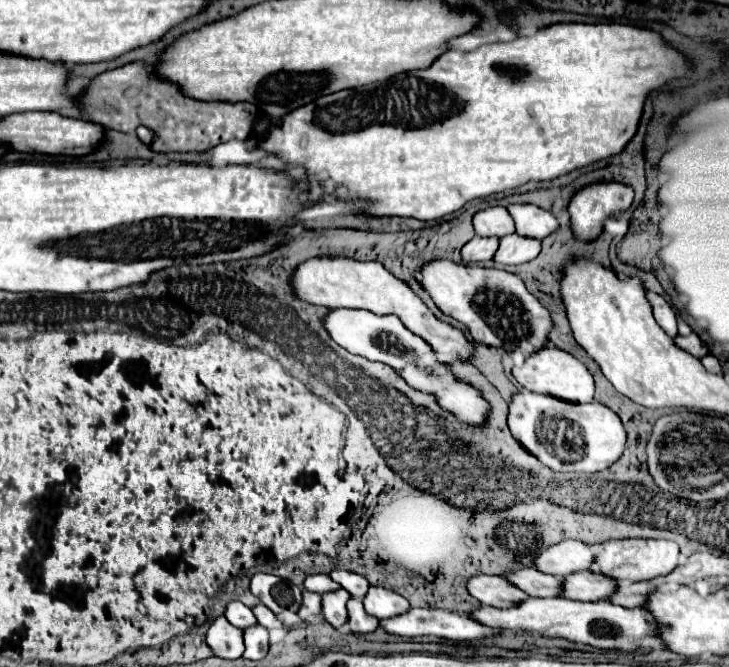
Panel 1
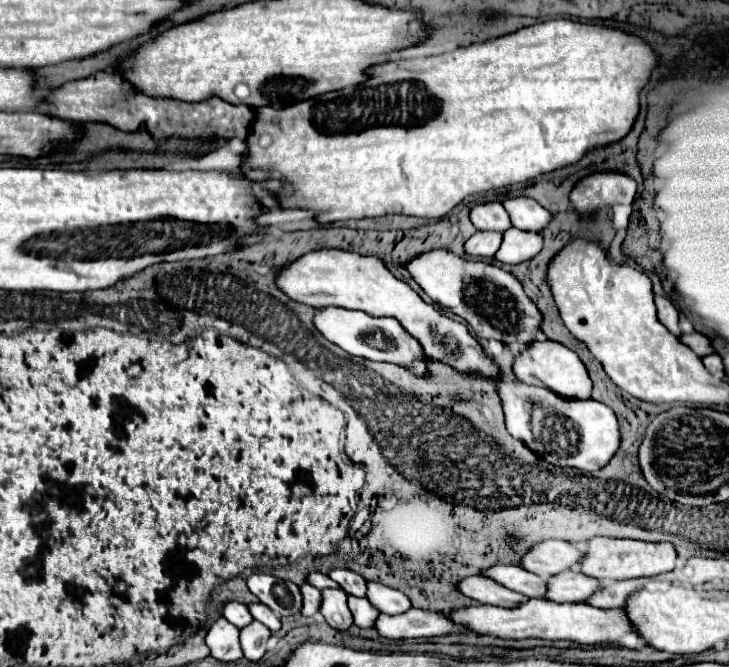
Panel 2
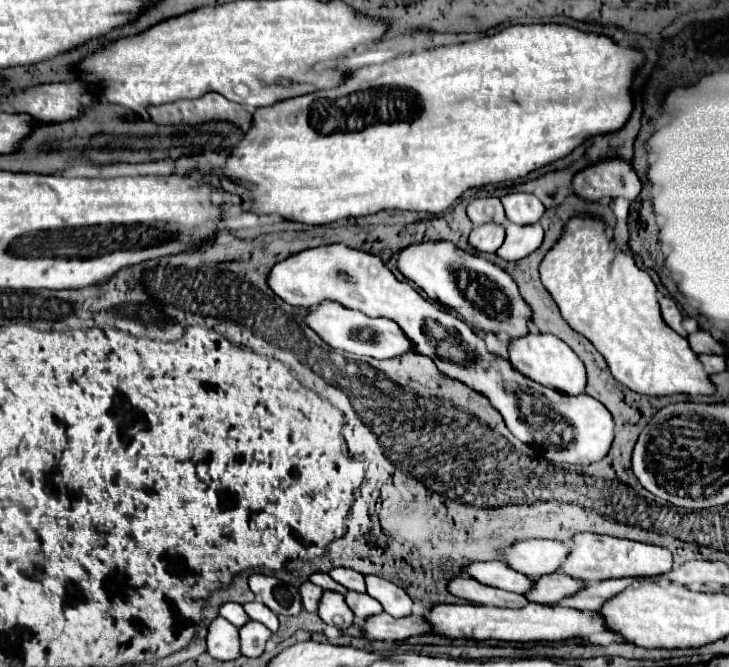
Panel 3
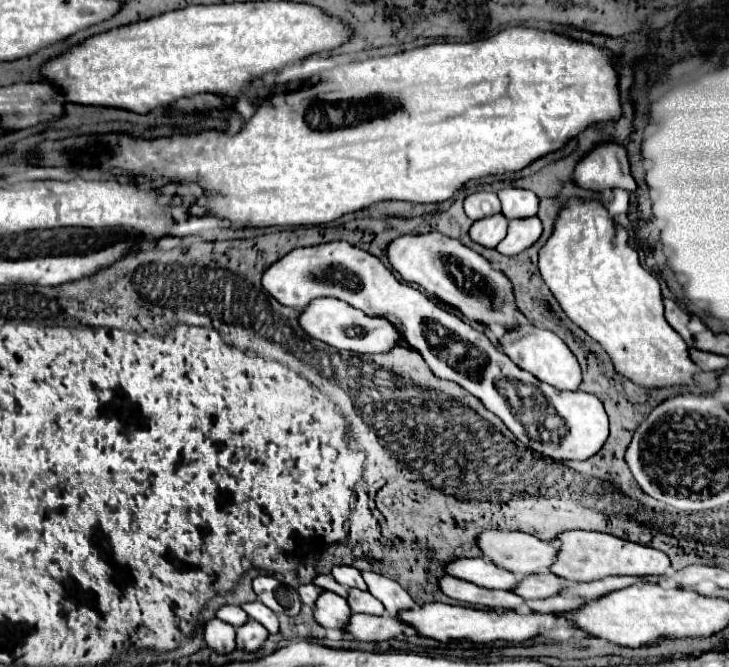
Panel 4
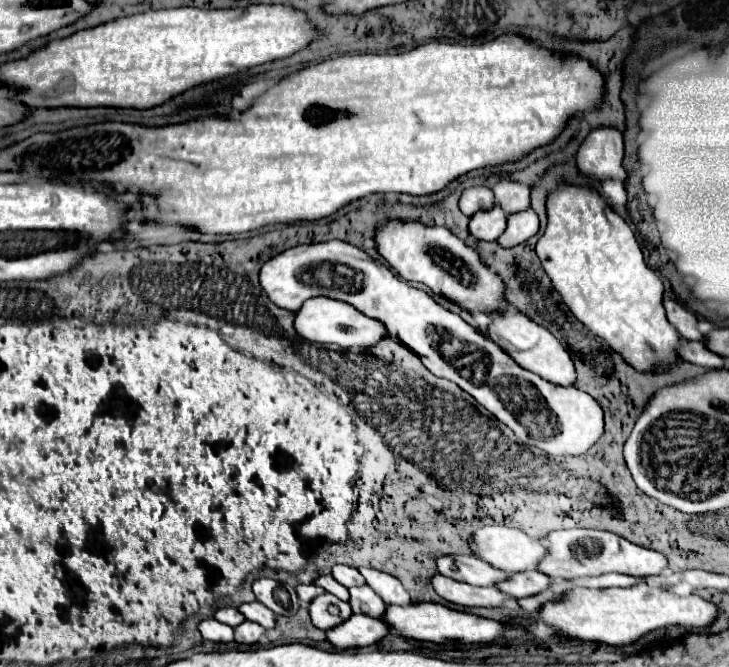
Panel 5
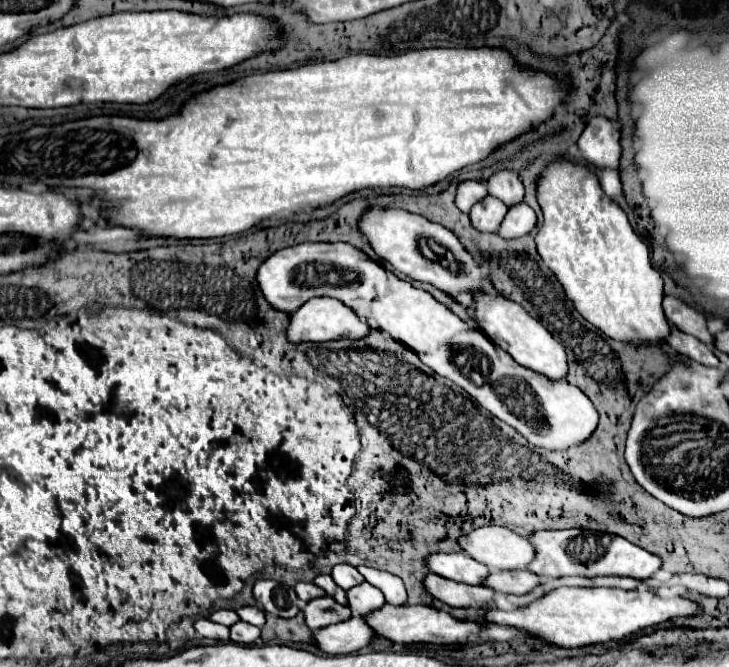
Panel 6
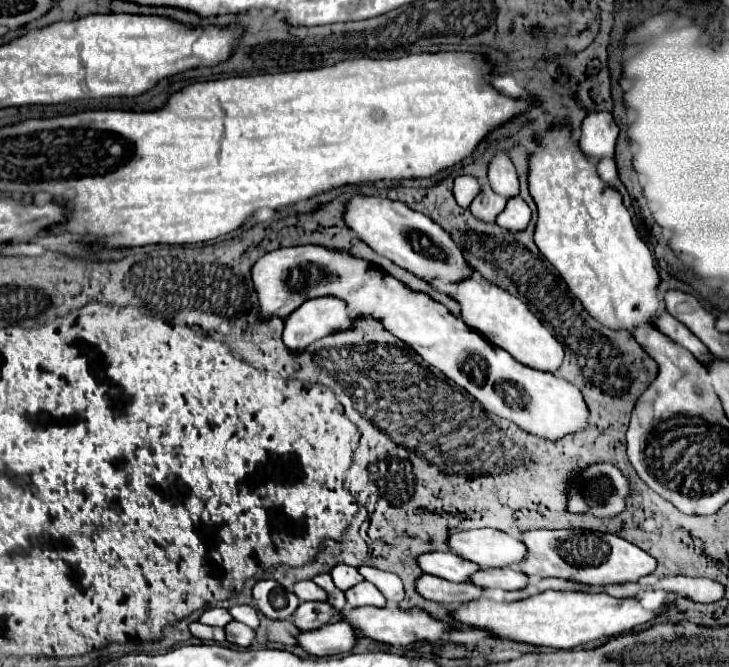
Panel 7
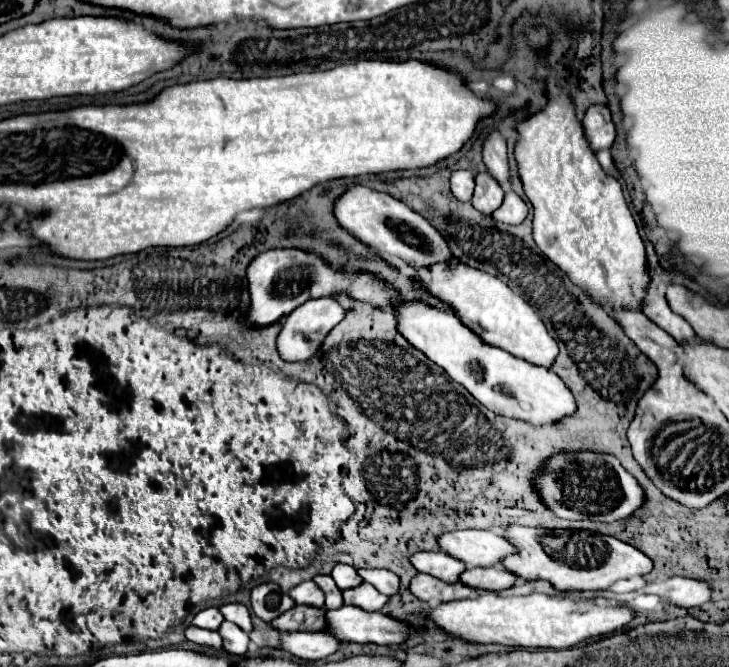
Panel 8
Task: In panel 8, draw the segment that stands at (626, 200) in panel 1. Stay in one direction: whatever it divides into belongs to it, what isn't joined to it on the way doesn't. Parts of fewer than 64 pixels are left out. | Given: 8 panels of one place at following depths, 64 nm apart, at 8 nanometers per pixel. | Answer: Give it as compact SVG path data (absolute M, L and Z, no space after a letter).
M592 104L586 110L582 124L586 130L586 138L588 138L594 152L612 146L614 136L616 136L616 128L614 128L614 122L610 118L610 110L606 106Z

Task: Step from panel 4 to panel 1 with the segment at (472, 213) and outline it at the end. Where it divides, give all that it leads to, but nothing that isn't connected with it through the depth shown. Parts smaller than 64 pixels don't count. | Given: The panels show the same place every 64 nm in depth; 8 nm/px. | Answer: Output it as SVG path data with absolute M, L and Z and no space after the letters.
M494 206L494 208L486 208L474 214L472 218L476 234L478 236L506 236L508 232L514 232L514 220L508 214L506 208L502 206Z

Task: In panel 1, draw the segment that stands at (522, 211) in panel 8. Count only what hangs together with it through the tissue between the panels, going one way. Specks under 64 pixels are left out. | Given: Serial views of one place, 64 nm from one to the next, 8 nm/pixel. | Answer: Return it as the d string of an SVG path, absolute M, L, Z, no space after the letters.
M512 232L500 240L500 248L494 256L494 262L524 264L528 260L534 260L538 254L540 254L540 240Z

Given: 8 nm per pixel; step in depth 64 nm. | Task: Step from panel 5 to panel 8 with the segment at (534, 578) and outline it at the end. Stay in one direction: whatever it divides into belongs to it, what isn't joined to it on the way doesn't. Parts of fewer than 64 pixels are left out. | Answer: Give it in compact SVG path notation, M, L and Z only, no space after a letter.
M498 566L468 568L458 578L458 582L462 582L464 586L470 586L474 590L490 590L490 592L506 590L512 586L514 580L516 576L512 576L510 572L504 572L504 568L498 568Z

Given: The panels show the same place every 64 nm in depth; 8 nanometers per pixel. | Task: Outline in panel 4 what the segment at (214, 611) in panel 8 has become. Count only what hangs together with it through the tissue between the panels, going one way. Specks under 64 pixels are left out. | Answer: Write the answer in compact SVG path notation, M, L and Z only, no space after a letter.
M222 606L218 612L216 612L216 618L232 624L232 626L242 626L246 624L248 616L242 612L240 606Z

